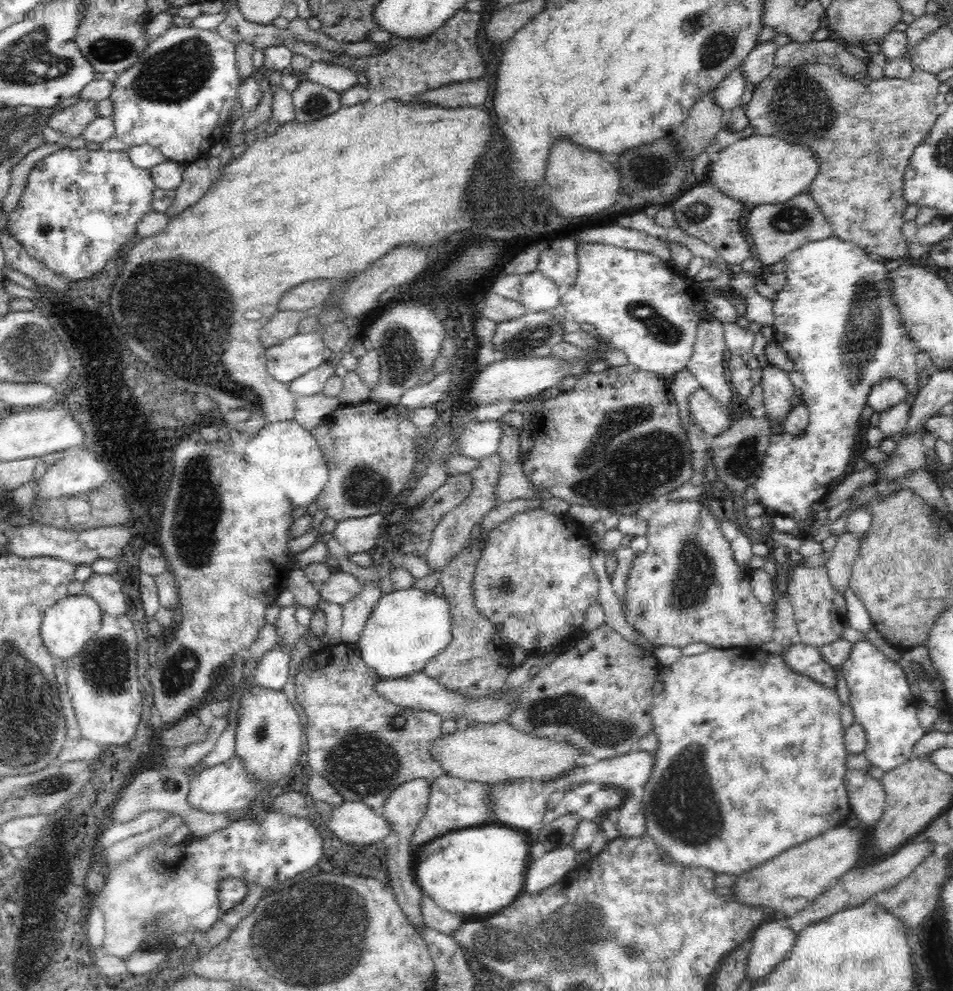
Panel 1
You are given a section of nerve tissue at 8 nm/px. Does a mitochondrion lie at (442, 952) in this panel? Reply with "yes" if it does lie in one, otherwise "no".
no

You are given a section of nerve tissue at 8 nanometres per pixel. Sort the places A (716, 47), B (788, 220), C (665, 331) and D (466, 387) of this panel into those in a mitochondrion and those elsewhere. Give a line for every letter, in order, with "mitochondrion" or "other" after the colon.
A: mitochondrion
B: mitochondrion
C: mitochondrion
D: other

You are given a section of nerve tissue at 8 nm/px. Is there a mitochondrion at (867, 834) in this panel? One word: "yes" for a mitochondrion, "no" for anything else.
no

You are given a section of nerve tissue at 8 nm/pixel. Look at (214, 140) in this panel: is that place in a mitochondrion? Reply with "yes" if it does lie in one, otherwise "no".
no

